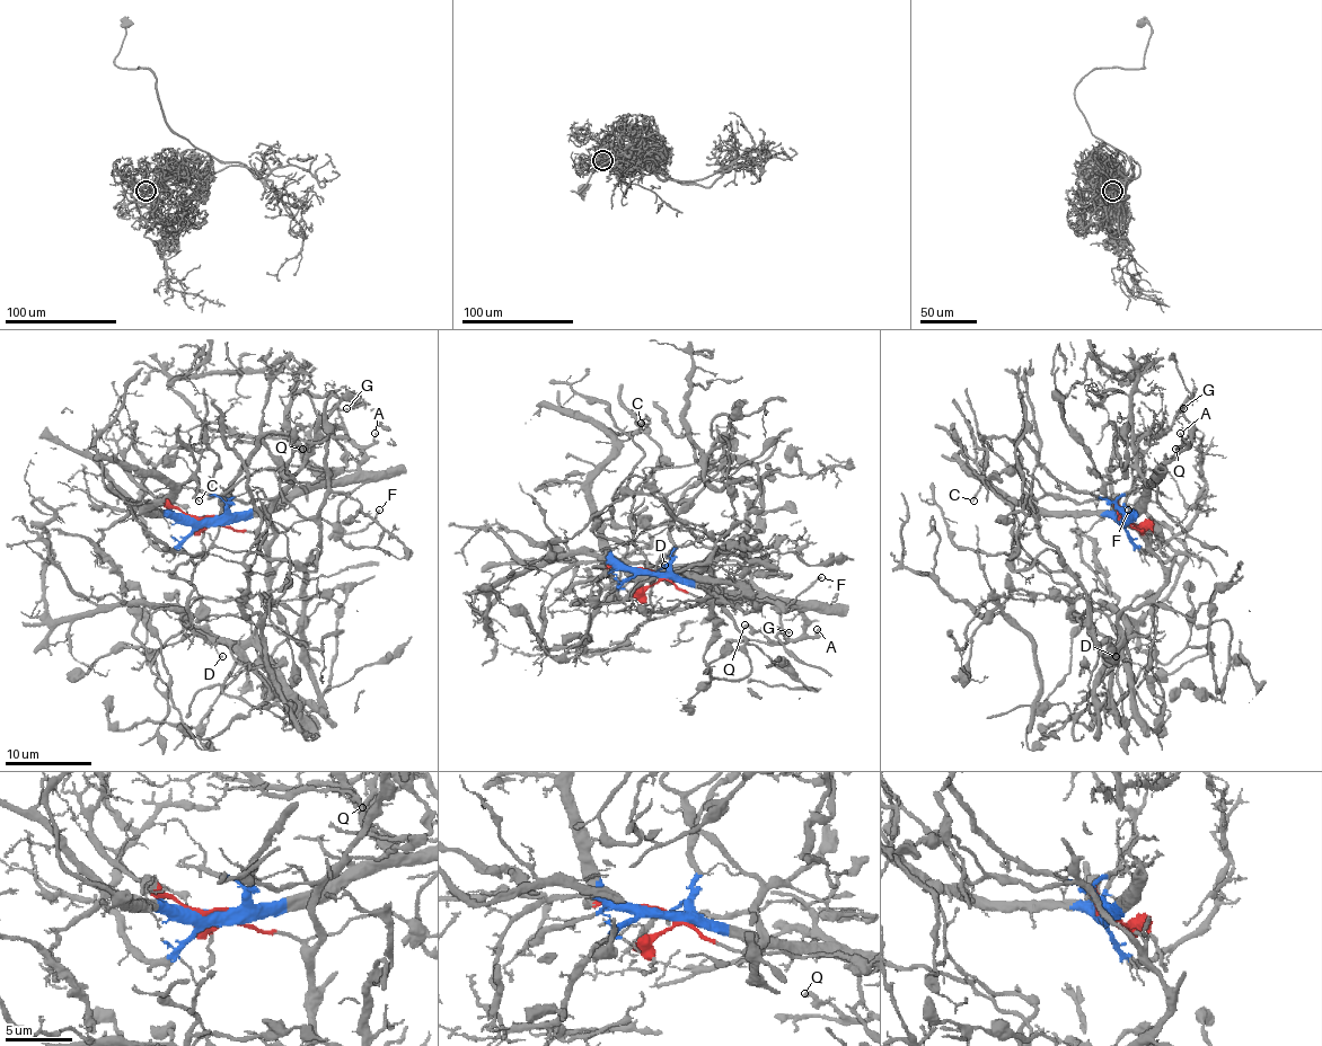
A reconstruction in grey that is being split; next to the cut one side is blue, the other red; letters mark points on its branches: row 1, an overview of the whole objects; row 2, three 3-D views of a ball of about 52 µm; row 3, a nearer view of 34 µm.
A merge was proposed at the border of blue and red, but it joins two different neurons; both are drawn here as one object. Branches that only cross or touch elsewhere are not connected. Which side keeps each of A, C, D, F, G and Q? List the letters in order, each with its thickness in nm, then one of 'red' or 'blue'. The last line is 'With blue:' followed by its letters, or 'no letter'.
A: calibre 120 nm; blue
C: calibre 160 nm; blue
D: calibre 100 nm; red
F: calibre 160 nm; red
G: calibre 100 nm; blue
Q: calibre 280 nm; blue
With blue: A, C, G, Q

